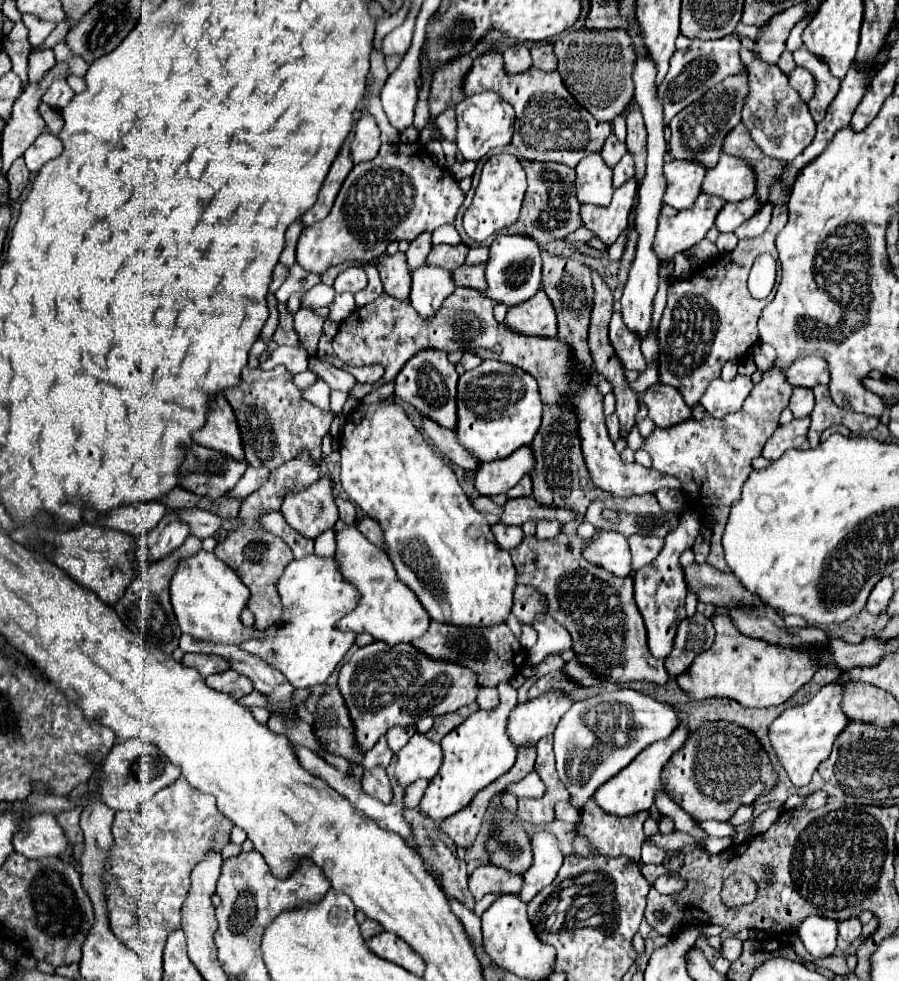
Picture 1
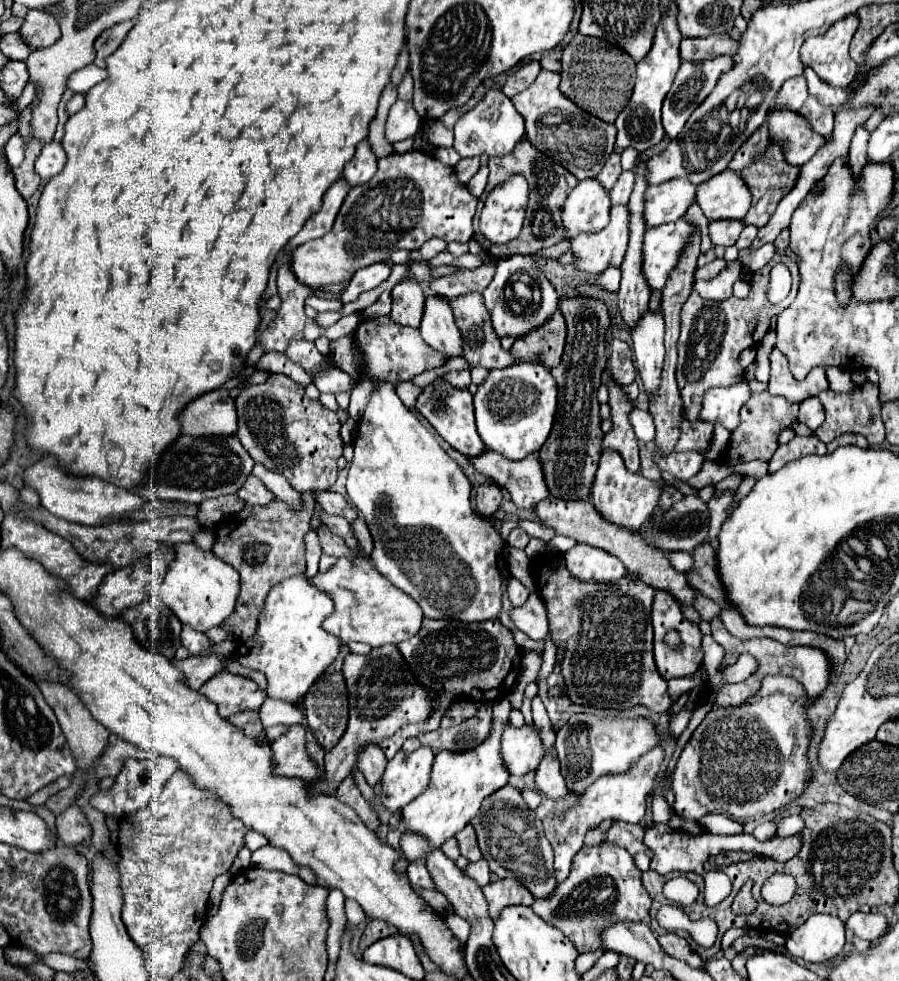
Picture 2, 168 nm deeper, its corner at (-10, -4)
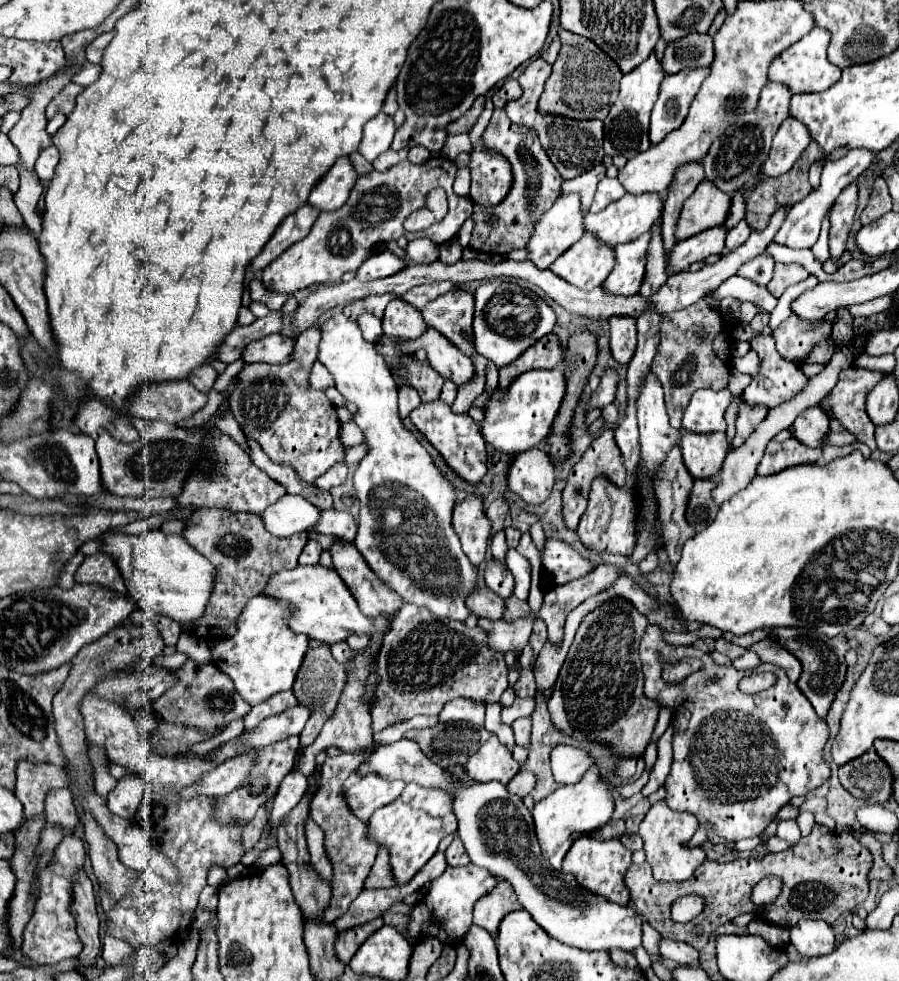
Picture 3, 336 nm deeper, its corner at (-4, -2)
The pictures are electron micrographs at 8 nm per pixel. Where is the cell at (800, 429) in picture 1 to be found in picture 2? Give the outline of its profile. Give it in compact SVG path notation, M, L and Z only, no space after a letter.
M816 435L794 437L790 443L780 445L776 449L776 453L772 455L768 467L770 467L770 471L778 471L786 463L790 463L794 459L800 459L804 455L826 455L826 445Z

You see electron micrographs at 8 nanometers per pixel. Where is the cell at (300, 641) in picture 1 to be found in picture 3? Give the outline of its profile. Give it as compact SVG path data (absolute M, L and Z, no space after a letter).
M260 593L252 597L240 613L238 631L232 637L216 643L212 649L212 661L234 681L238 693L252 705L258 705L280 691L292 689L294 679L304 663L310 637L290 629L288 619L292 615L294 609L288 601Z

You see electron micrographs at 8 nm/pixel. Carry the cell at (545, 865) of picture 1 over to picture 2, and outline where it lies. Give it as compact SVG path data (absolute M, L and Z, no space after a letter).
M656 747L654 751L648 751L646 755L642 755L642 759L638 759L638 763L634 767L630 767L628 771L624 771L620 775L602 775L598 781L594 781L590 787L586 787L586 791L582 791L582 795L578 795L578 801L570 809L566 809L562 813L562 817L560 815L544 817L544 833L554 849L554 869L556 869L558 883L568 877L572 857L584 845L584 835L590 829L598 827L606 819L638 823L644 817L646 799L652 791L660 763L662 763L662 749Z

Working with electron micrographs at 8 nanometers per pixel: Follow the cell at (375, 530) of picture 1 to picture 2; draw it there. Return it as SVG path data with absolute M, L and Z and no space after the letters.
M358 517L354 523L350 523L352 525L352 531L354 531L354 537L356 537L356 541L358 541L358 545L364 549L364 553L372 553L372 537L370 537L370 531L368 531L368 527L366 527L366 523L364 523L364 519L362 517Z

